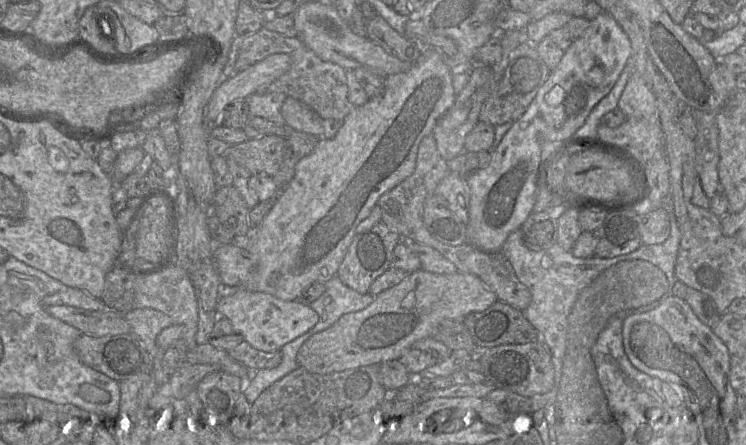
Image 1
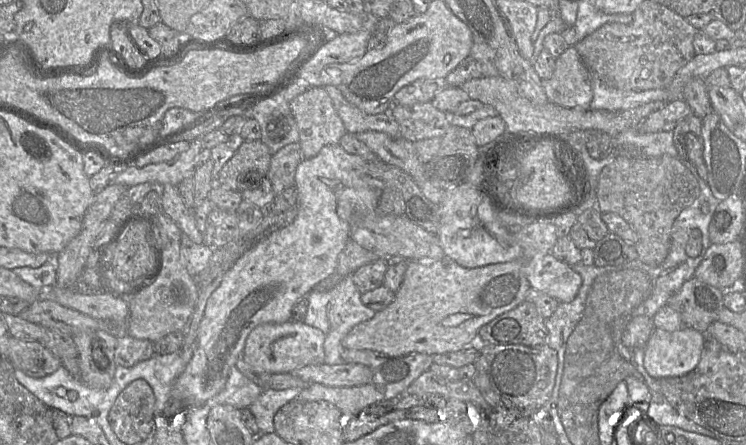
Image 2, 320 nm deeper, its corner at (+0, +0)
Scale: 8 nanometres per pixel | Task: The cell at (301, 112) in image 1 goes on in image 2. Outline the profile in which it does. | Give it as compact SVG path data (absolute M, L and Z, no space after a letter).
M311 87L290 102L299 132L303 159L316 156L326 145L338 144L347 133L324 87Z

